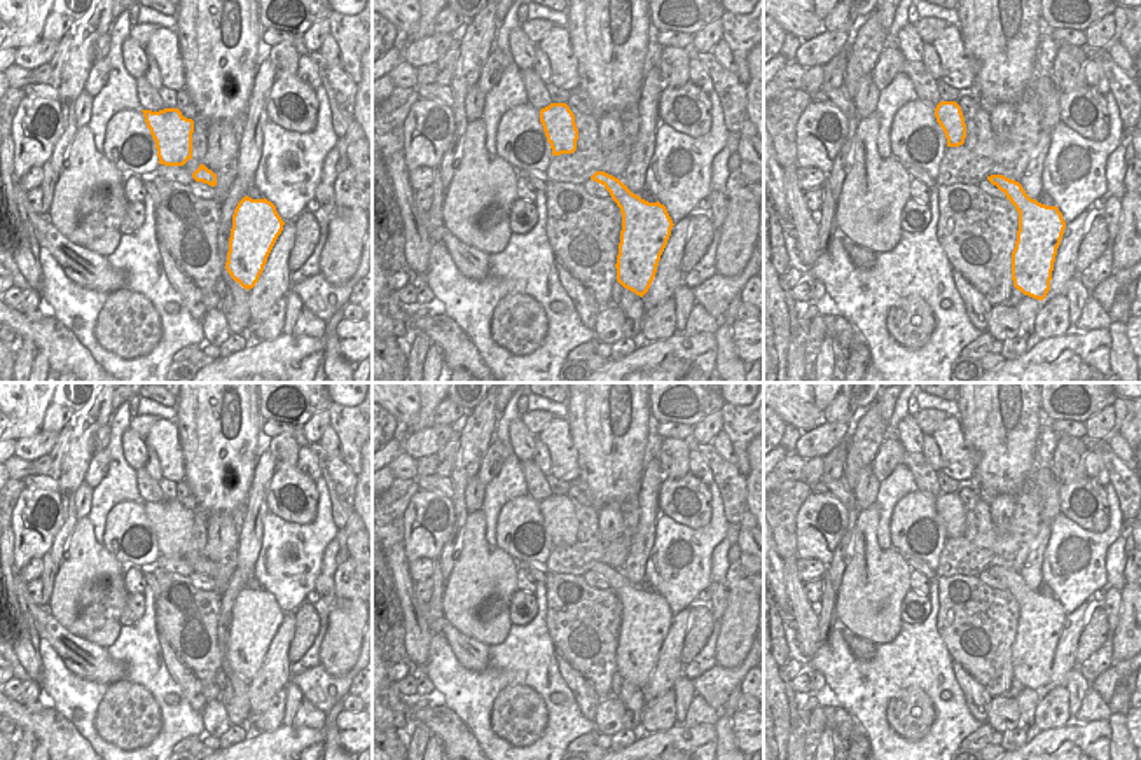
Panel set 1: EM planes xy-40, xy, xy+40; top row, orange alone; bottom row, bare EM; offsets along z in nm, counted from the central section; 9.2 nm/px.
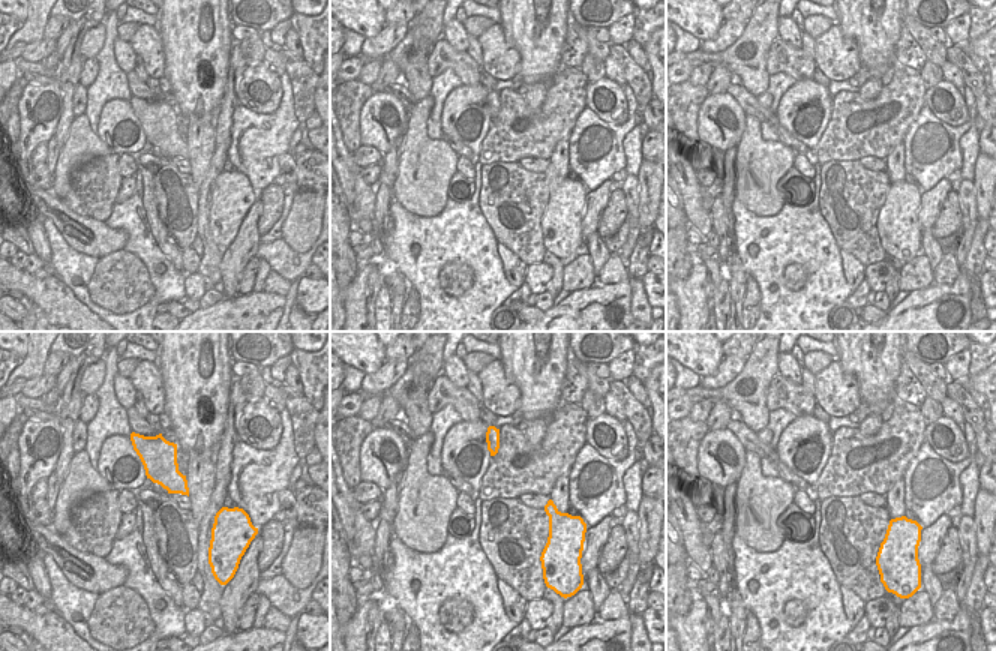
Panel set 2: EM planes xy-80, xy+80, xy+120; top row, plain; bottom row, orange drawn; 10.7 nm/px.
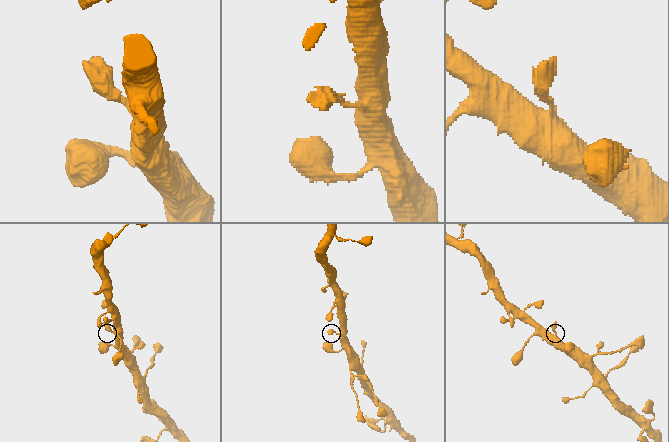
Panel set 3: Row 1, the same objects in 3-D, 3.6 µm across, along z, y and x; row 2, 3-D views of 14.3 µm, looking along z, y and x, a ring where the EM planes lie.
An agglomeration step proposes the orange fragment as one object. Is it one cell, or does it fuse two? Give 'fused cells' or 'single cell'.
single cell

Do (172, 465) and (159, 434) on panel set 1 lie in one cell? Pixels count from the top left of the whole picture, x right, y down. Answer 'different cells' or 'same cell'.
same cell

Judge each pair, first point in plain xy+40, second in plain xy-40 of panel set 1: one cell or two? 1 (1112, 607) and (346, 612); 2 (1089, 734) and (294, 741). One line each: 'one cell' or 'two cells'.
1: two cells
2: one cell

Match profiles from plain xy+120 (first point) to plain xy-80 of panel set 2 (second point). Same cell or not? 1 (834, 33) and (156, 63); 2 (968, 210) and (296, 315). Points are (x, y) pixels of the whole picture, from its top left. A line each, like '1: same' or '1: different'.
1: same
2: different

